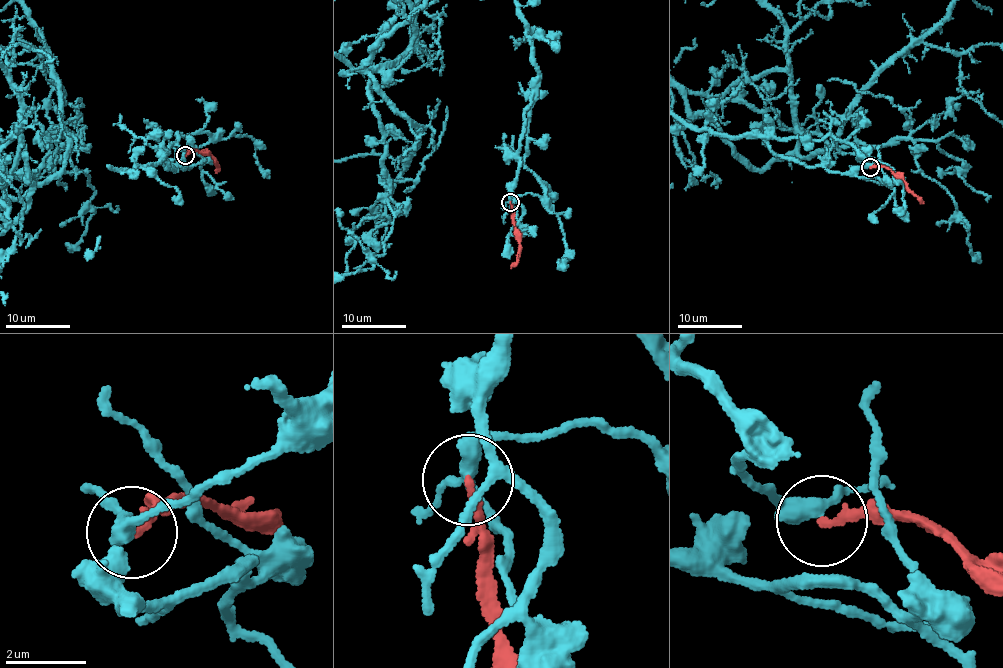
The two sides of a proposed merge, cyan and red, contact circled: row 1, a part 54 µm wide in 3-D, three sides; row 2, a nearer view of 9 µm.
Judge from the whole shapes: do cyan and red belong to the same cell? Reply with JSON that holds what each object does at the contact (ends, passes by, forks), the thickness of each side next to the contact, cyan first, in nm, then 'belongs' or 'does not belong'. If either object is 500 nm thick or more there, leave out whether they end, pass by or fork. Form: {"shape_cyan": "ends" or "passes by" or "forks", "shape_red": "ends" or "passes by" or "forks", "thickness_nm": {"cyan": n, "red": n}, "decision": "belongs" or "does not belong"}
{"shape_cyan": "passes by", "shape_red": "ends", "thickness_nm": {"cyan": 340, "red": 220}, "decision": "does not belong"}

